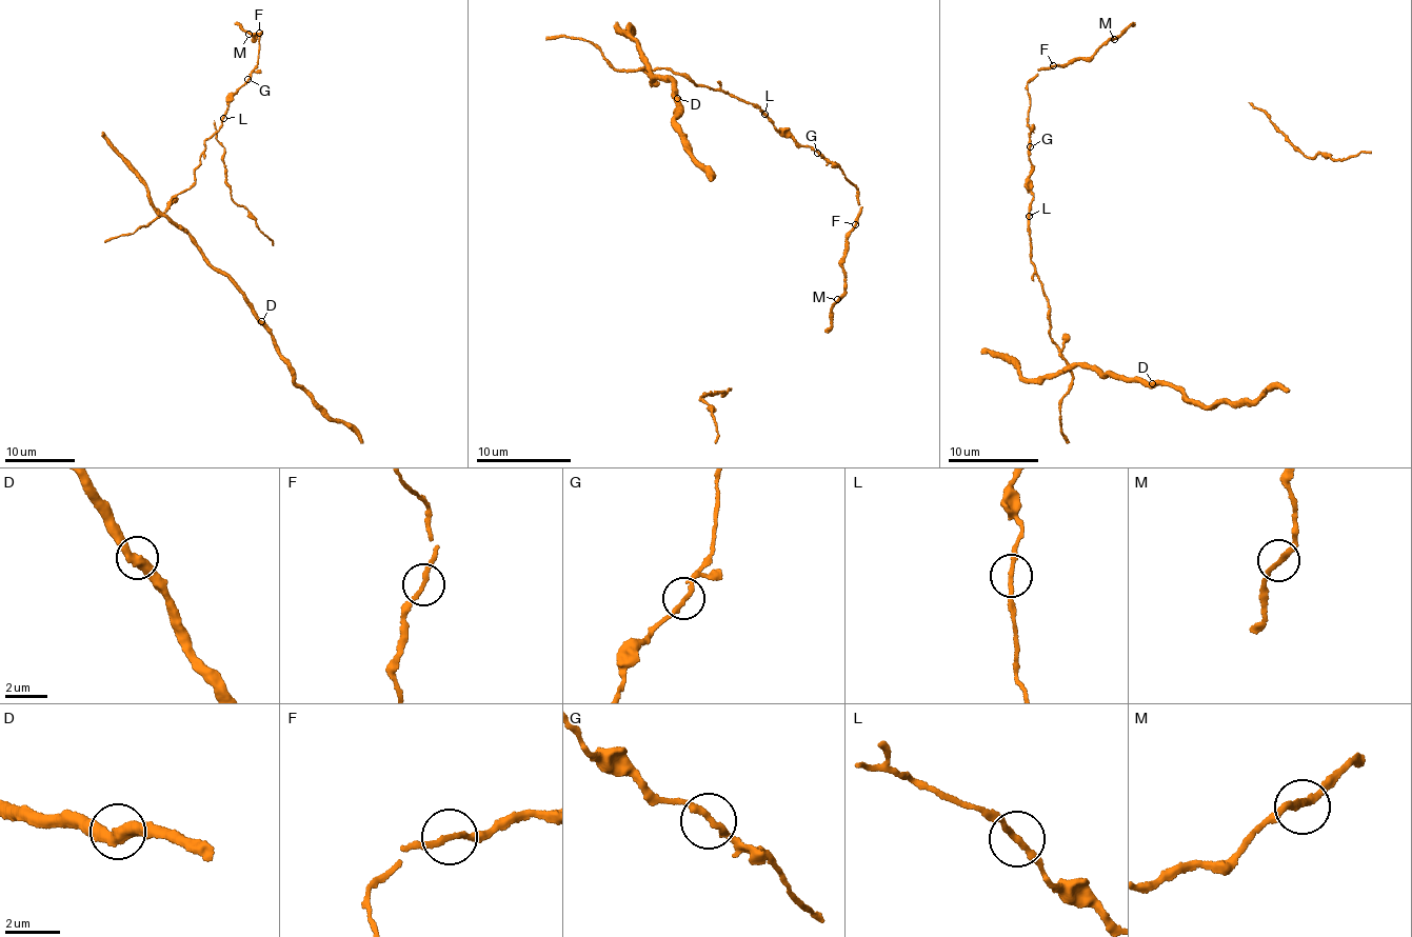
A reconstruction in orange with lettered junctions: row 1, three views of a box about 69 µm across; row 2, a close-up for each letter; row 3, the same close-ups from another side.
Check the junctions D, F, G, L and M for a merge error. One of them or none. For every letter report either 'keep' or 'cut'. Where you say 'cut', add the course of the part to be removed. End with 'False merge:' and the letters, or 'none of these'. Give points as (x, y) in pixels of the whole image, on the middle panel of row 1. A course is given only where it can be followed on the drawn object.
D: keep
F: keep
G: keep
L: keep
M: keep
False merge: none of these

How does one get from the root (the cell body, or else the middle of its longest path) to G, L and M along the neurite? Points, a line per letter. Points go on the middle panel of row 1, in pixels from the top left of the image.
G: (777, 130), (817, 153)
L: (777, 130), (766, 114)
M: (777, 130), (837, 165), (856, 188), (861, 211), (848, 241), (842, 268), (847, 282), (837, 299)

